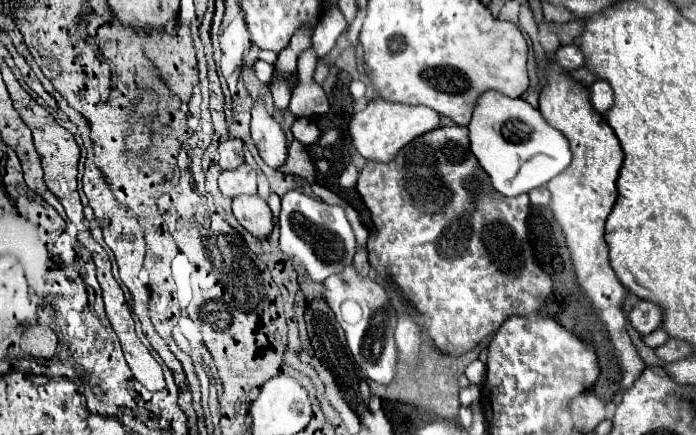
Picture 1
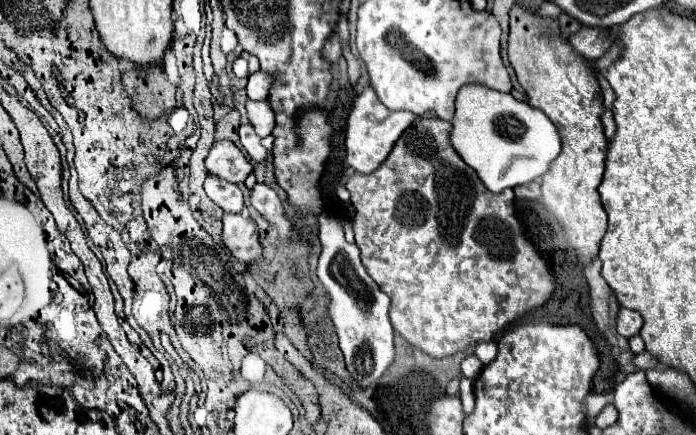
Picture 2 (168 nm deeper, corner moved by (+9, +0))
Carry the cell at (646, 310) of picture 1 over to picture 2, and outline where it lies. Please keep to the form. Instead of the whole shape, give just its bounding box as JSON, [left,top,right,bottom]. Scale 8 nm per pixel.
[616,308,642,338]

